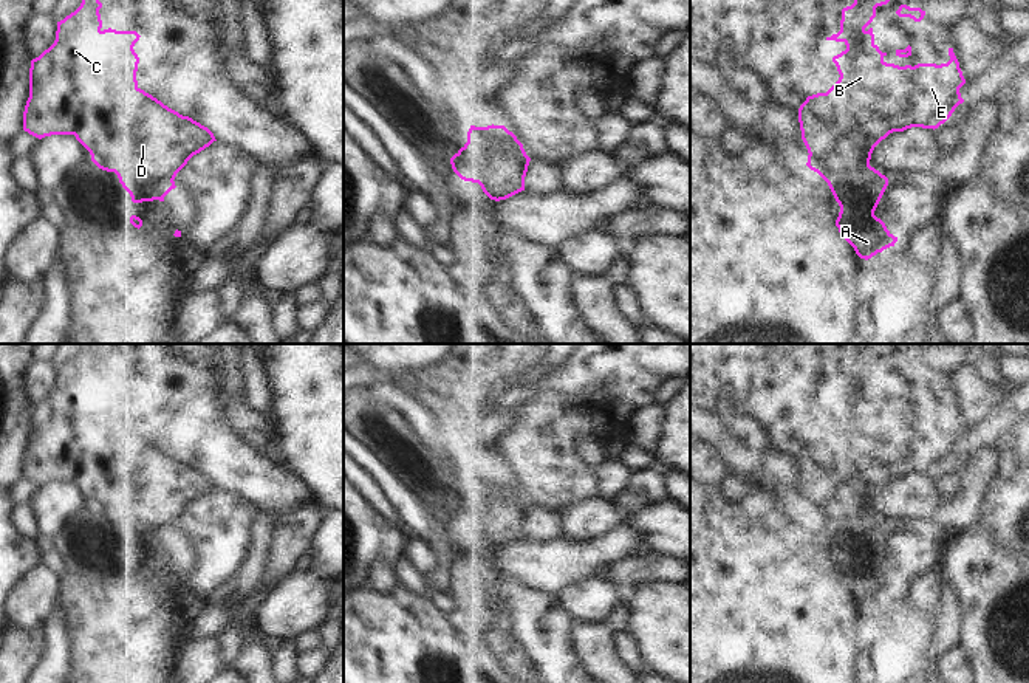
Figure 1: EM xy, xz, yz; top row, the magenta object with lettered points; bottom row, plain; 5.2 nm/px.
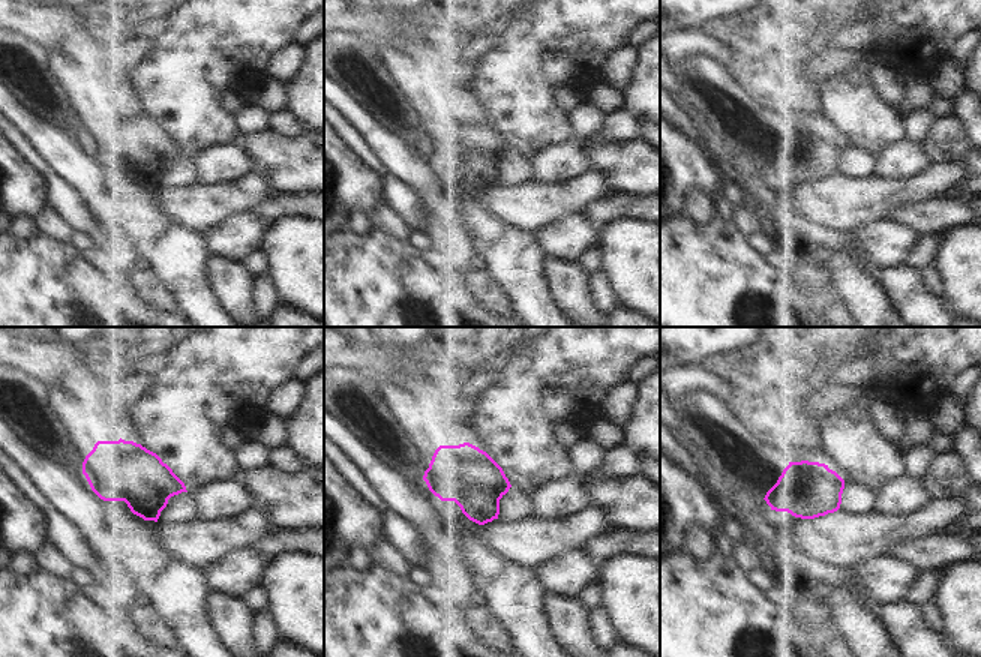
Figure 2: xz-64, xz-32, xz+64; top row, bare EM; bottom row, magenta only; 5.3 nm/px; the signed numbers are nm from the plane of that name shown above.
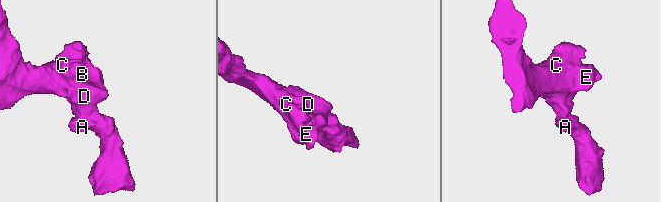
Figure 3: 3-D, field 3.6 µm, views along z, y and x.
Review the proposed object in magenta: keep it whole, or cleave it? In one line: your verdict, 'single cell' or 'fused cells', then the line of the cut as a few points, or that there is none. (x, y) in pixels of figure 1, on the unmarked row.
fused cells | xz (468, 487), (477, 487), (499, 499), (523, 502), (528, 508)

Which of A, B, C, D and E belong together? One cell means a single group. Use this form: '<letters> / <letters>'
A / B C D E

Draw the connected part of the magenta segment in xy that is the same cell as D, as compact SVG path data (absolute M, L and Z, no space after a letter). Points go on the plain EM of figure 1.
M82 344L80 353L57 369L54 390L31 407L23 477L39 486L74 482L102 517L173 528L193 502L217 486L207 474L138 434L139 404L133 393L141 383L111 375L102 378L101 355L97 344Z

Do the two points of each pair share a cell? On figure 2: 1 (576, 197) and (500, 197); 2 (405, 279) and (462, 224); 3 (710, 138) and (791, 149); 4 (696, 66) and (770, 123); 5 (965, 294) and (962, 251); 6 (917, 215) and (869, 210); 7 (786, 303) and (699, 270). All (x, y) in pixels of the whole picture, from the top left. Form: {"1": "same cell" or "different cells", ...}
{"1": "same cell", "2": "different cells", "3": "different cells", "4": "same cell", "5": "same cell", "6": "different cells", "7": "same cell"}

